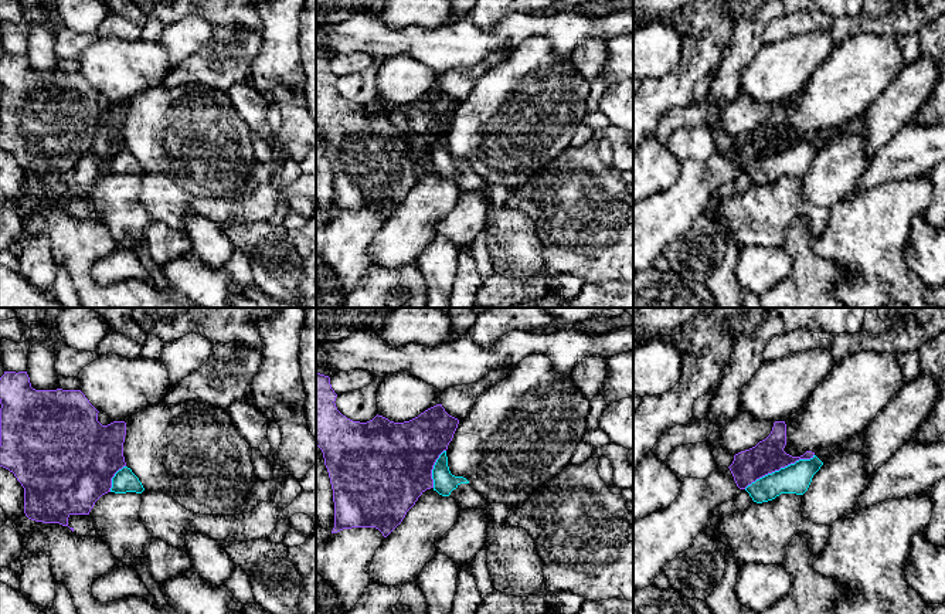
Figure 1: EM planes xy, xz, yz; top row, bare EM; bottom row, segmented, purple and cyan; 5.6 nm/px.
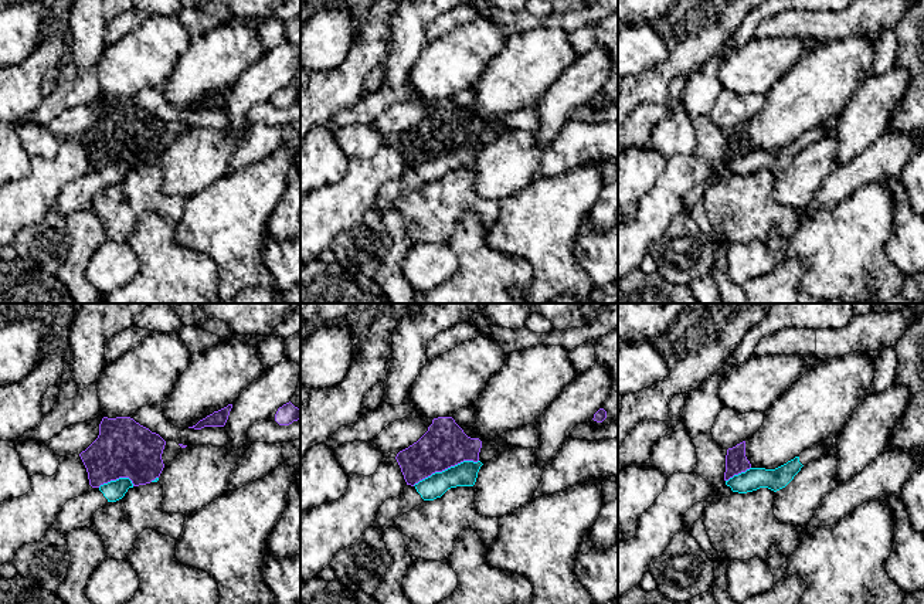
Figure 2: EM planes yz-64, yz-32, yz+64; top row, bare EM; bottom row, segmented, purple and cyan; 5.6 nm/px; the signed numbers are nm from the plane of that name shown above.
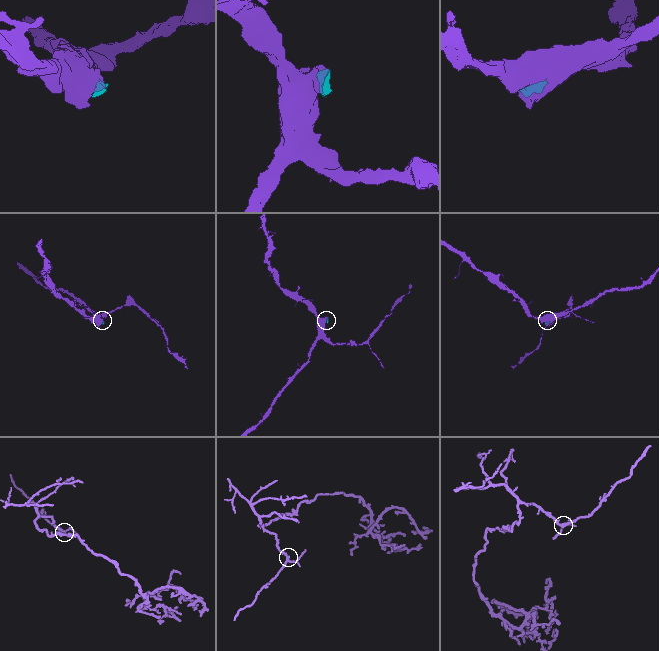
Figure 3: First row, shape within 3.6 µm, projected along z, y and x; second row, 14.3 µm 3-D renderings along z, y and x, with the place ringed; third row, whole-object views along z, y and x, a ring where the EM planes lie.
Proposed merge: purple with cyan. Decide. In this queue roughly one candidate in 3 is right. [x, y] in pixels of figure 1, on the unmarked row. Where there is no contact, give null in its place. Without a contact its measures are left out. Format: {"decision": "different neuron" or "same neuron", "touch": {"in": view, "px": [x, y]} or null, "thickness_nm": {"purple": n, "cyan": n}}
{"decision": "different neuron", "touch": {"in": "yz", "px": [778, 152]}, "thickness_nm": {"purple": 190, "cyan": 170}}

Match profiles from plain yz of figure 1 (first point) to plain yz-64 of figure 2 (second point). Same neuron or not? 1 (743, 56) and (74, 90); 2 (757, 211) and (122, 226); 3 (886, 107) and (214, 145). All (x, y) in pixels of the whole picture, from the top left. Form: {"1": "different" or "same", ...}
{"1": "different", "2": "same", "3": "different"}

